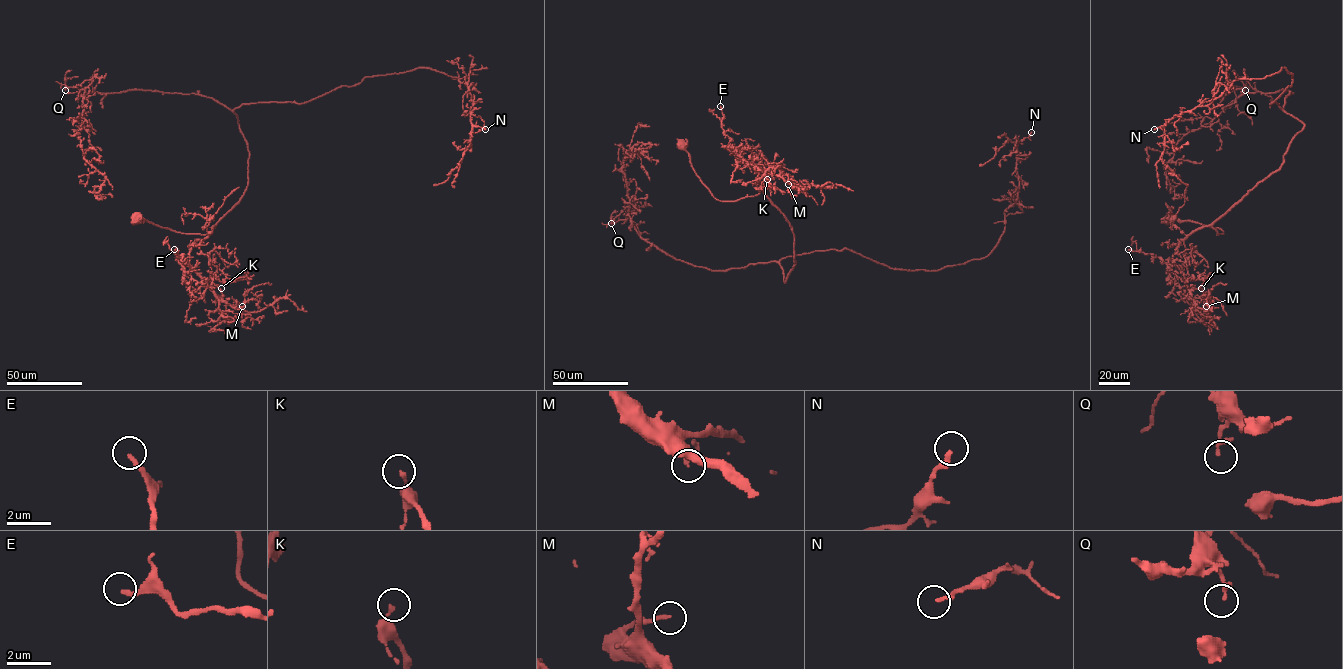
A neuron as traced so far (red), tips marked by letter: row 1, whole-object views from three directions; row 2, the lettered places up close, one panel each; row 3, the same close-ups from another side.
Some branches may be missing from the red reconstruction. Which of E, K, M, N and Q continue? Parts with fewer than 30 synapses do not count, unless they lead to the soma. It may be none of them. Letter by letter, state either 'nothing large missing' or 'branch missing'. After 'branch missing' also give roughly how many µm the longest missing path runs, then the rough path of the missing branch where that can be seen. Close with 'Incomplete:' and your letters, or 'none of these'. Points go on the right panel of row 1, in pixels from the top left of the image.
E: branch missing; about 45 µm are missing
K: nothing large missing
M: branch missing; about 30 µm are missing; missing branch runs (1206, 306), (1215, 305), (1228, 314), (1231, 324)
N: nothing large missing
Q: nothing large missing
Incomplete: E, M

